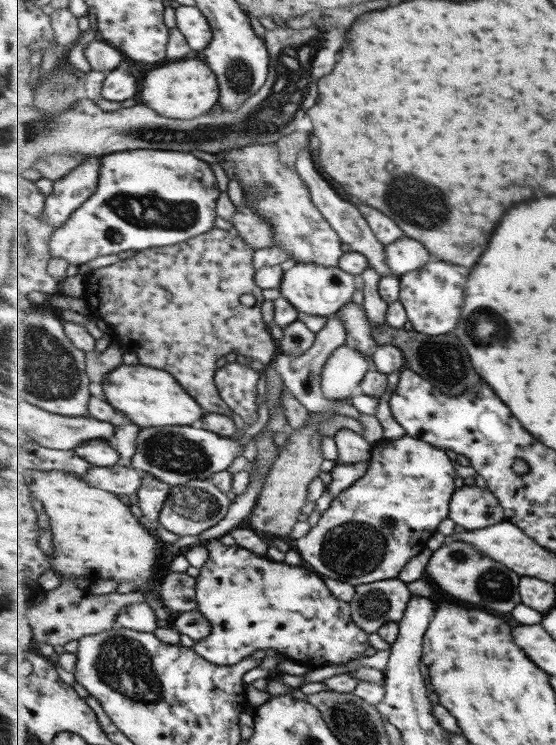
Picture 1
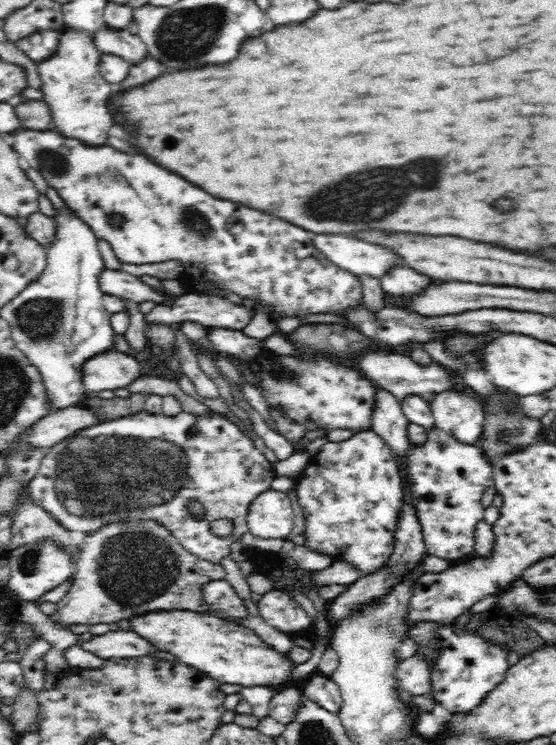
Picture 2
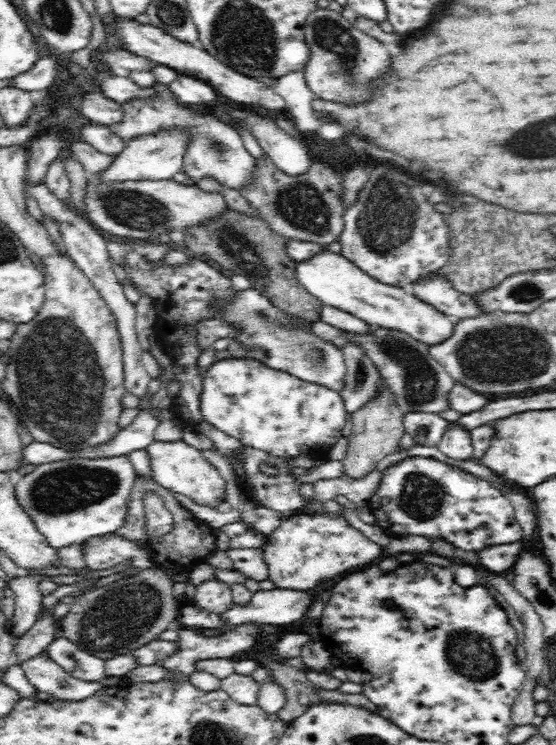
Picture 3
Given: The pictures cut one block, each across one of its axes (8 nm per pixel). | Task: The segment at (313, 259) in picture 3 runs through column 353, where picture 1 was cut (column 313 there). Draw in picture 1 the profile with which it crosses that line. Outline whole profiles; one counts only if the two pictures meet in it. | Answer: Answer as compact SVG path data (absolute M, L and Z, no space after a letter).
M292 263L287 264L285 275L281 281L280 294L287 298L298 311L311 315L326 316L336 315L346 305L351 304L357 286L351 273L345 272L338 266L327 266L317 263Z

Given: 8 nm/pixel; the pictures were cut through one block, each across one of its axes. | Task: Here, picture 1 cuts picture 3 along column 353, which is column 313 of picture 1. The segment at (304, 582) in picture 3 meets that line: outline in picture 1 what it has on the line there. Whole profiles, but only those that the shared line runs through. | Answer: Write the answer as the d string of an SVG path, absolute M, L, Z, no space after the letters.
M403 436L400 439L388 440L381 439L374 443L373 458L370 460L371 466L367 474L361 477L357 483L349 487L346 491L341 492L337 498L331 503L330 507L324 511L320 520L305 536L296 540L296 551L300 554L302 562L311 566L315 572L325 578L331 578L351 584L357 587L359 584L373 584L381 580L395 579L402 574L406 565L414 559L415 556L427 554L427 542L433 534L437 533L439 524L446 518L450 518L450 502L454 498L455 491L457 491L457 484L455 484L455 466L451 458L445 454L443 449L437 448L435 445L424 440L419 440L415 437Z

